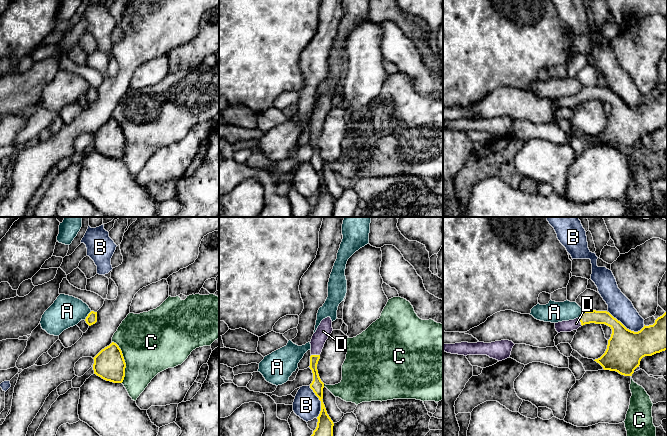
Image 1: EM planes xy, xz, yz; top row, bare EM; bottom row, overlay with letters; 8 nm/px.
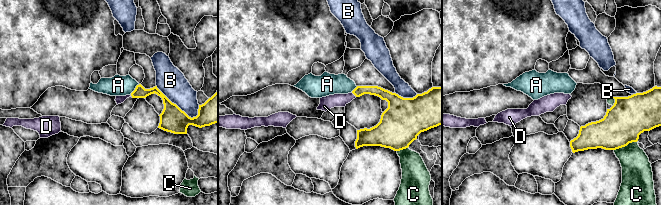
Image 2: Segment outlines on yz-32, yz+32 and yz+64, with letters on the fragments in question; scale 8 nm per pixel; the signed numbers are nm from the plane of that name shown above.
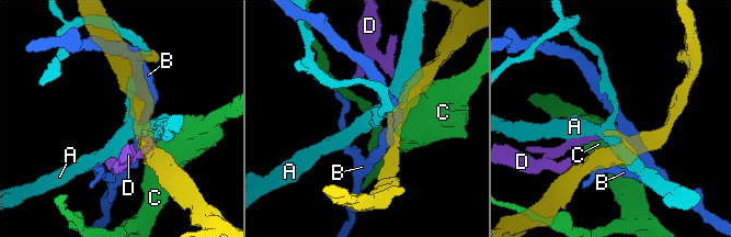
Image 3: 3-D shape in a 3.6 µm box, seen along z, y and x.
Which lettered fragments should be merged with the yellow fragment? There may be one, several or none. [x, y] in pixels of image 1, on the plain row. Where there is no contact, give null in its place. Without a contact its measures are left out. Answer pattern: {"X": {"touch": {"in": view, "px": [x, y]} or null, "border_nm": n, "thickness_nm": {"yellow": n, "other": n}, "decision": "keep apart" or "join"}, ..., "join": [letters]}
{"A": {"touch": {"in": "xy", "px": [88, 91]}, "border_nm": 90, "thickness_nm": {"yellow": 90, "other": 260}, "decision": "keep apart"}, "B": {"touch": {"in": "yz", "px": [625, 103]}, "border_nm": 320, "thickness_nm": {"yellow": 300, "other": 190}, "decision": "keep apart"}, "C": {"touch": {"in": "xy", "px": [124, 137]}, "border_nm": 340, "thickness_nm": {"yellow": 260, "other": 480}, "decision": "keep apart"}, "D": {"touch": {"in": "xz", "px": [315, 131]}, "border_nm": 70, "thickness_nm": {"yellow": 100, "other": 120}, "decision": "join"}, "join": ["D"]}

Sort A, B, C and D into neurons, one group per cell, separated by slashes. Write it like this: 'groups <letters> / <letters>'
groups A / B / C / D

